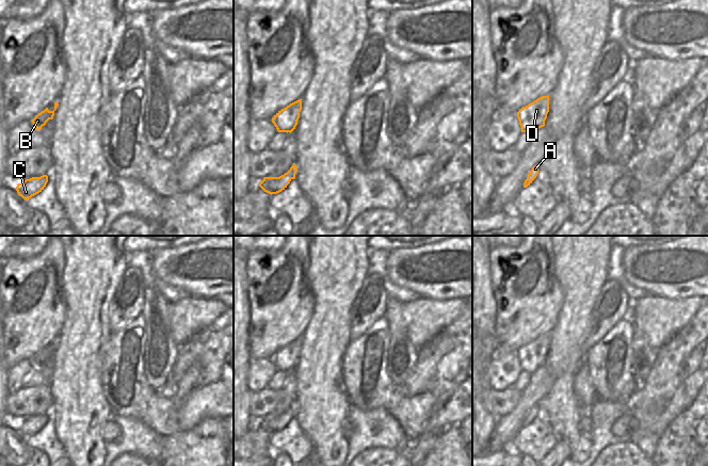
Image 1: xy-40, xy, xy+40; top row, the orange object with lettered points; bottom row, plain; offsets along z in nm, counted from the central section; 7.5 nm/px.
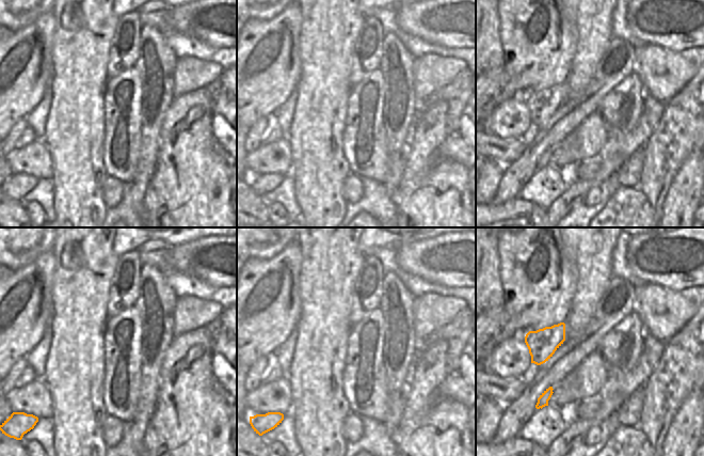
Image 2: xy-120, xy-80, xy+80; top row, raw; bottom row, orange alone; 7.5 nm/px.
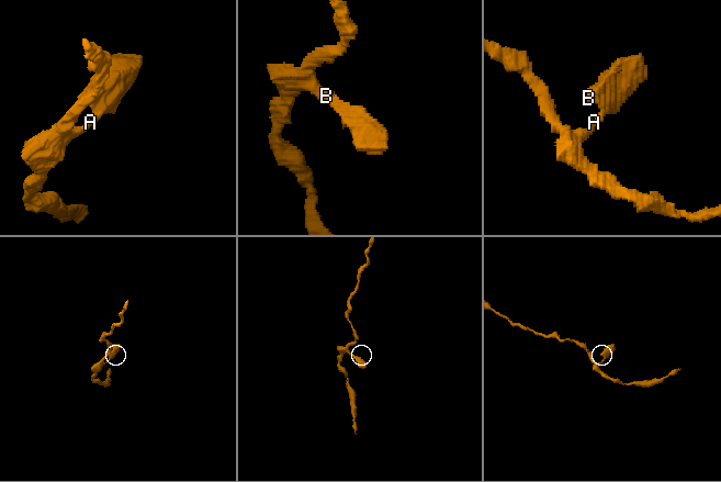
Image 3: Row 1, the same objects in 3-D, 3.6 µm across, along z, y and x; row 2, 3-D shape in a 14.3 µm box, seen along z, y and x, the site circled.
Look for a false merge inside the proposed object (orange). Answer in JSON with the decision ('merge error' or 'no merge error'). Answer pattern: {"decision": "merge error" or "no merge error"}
{"decision": "no merge error"}

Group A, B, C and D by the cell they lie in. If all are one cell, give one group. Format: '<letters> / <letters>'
A B C D

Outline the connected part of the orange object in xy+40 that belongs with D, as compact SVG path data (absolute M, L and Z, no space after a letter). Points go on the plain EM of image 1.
M542 335L517 351L521 371L533 373L545 365L549 351L549 335Z

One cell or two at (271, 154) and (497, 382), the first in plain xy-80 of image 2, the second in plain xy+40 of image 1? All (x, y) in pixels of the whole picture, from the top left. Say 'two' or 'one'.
two

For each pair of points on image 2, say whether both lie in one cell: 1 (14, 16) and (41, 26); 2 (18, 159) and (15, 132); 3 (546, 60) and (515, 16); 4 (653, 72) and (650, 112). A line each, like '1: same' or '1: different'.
1: different
2: different
3: same
4: different

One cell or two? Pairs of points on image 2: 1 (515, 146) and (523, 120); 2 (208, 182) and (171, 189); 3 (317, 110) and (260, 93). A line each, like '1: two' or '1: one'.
1: two
2: one
3: two

